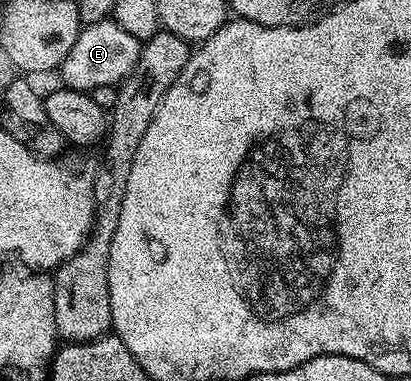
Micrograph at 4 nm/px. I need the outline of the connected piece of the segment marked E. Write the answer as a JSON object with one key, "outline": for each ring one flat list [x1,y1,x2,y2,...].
{"outline":[[112,19,91,23,84,26,80,35,75,39,75,47,61,64,59,76,70,89,92,91,106,85,120,86,125,76,133,70,135,63,139,63,142,42,135,39,135,35,127,35,123,27]]}

